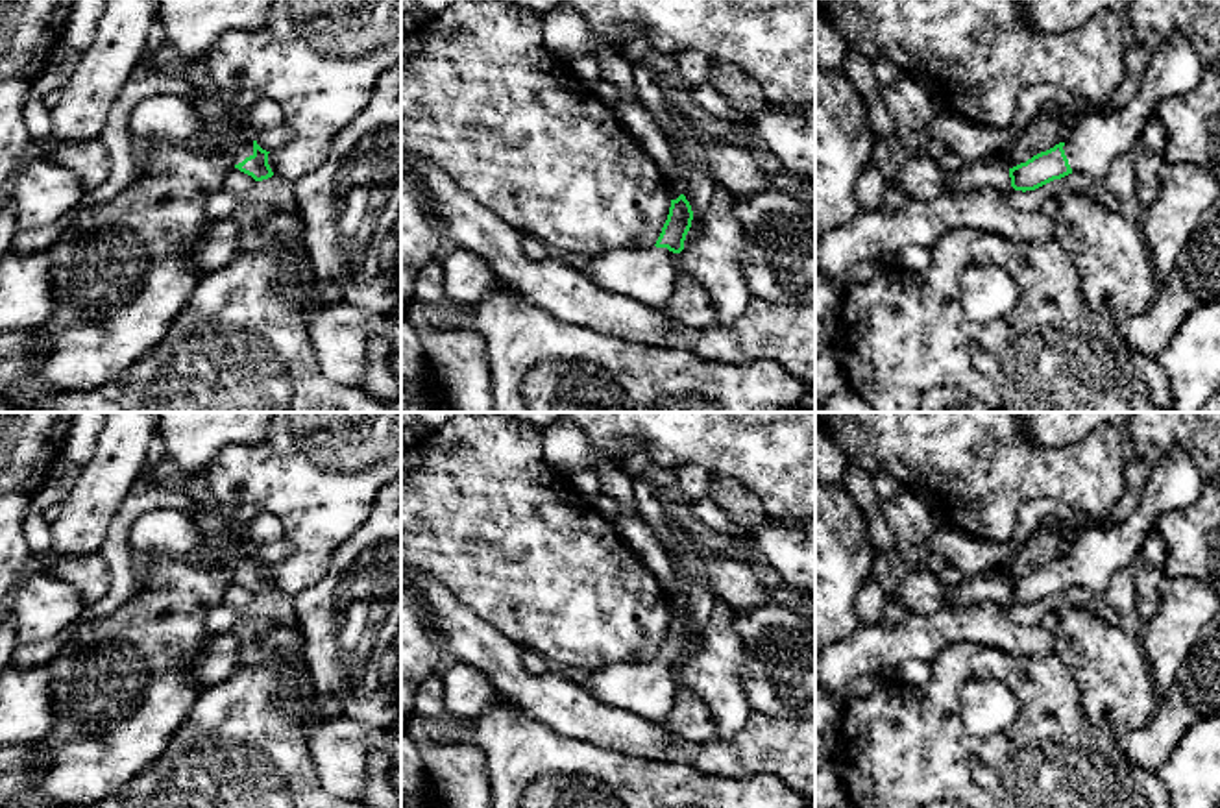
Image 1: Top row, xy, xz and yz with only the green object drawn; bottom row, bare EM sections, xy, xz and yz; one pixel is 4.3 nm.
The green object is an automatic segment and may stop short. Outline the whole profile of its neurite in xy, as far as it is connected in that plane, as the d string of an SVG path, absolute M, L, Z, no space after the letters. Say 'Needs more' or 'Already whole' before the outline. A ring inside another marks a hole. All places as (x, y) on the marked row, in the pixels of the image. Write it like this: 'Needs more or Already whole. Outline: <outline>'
Needs more. Outline: M250 131L233 152L235 168L251 176L255 181L268 179L274 176L268 165L268 153L270 152L262 150L257 144L255 135Z

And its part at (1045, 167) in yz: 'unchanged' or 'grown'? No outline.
grown

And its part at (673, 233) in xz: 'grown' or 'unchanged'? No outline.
grown

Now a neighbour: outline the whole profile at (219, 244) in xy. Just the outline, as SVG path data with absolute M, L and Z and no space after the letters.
M222 218L211 222L194 244L194 264L200 275L207 275L229 264L238 253L238 224Z

